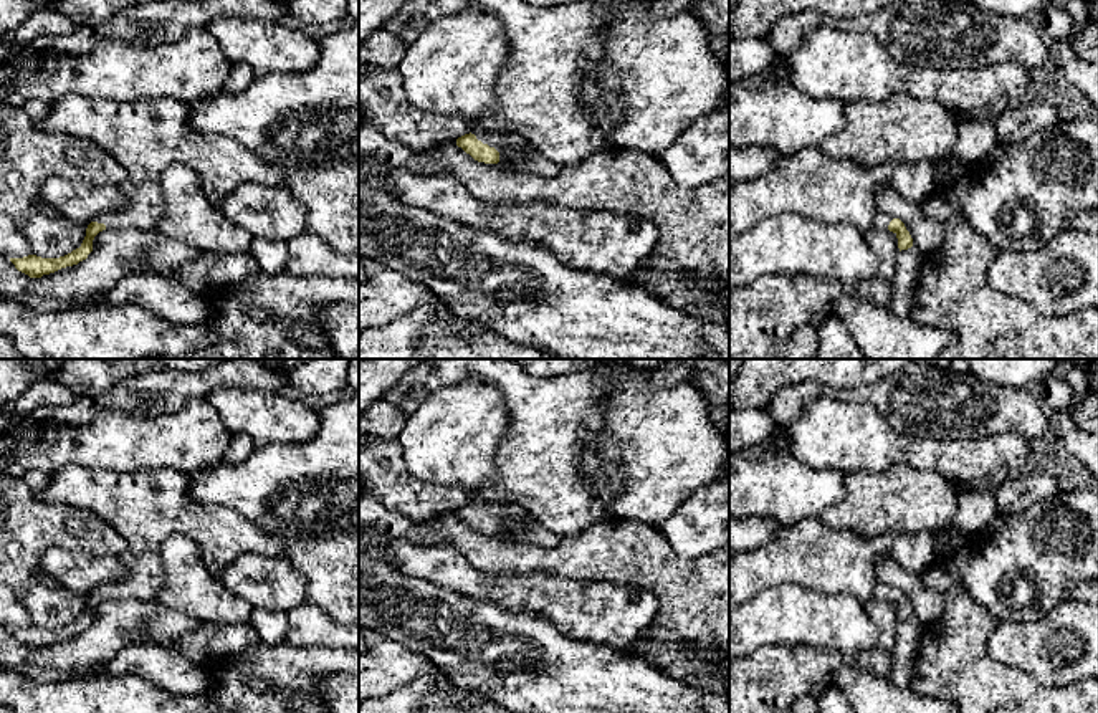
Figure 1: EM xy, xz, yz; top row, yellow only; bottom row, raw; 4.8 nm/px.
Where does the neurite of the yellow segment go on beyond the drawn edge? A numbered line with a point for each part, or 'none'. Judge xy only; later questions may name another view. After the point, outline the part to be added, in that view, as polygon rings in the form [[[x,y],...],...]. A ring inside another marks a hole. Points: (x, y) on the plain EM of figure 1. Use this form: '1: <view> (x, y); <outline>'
1: xy (146, 578); [[[126,549],[119,559],[129,569],[129,577],[103,584],[93,592],[104,594],[109,601],[155,599],[165,581],[160,549],[142,554]]]

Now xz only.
1: xz (536, 535); [[[478,503],[475,505],[478,511],[494,518],[498,523],[509,518],[513,521],[523,521],[526,524],[526,533],[523,541],[532,546],[541,546],[546,549],[554,549],[561,543],[561,536],[542,528],[537,519],[521,505],[508,503]]]

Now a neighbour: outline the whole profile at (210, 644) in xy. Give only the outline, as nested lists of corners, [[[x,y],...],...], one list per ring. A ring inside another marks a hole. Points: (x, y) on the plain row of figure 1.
[[[200,622],[177,640],[175,648],[195,663],[215,668],[258,642],[260,634],[250,622]]]

